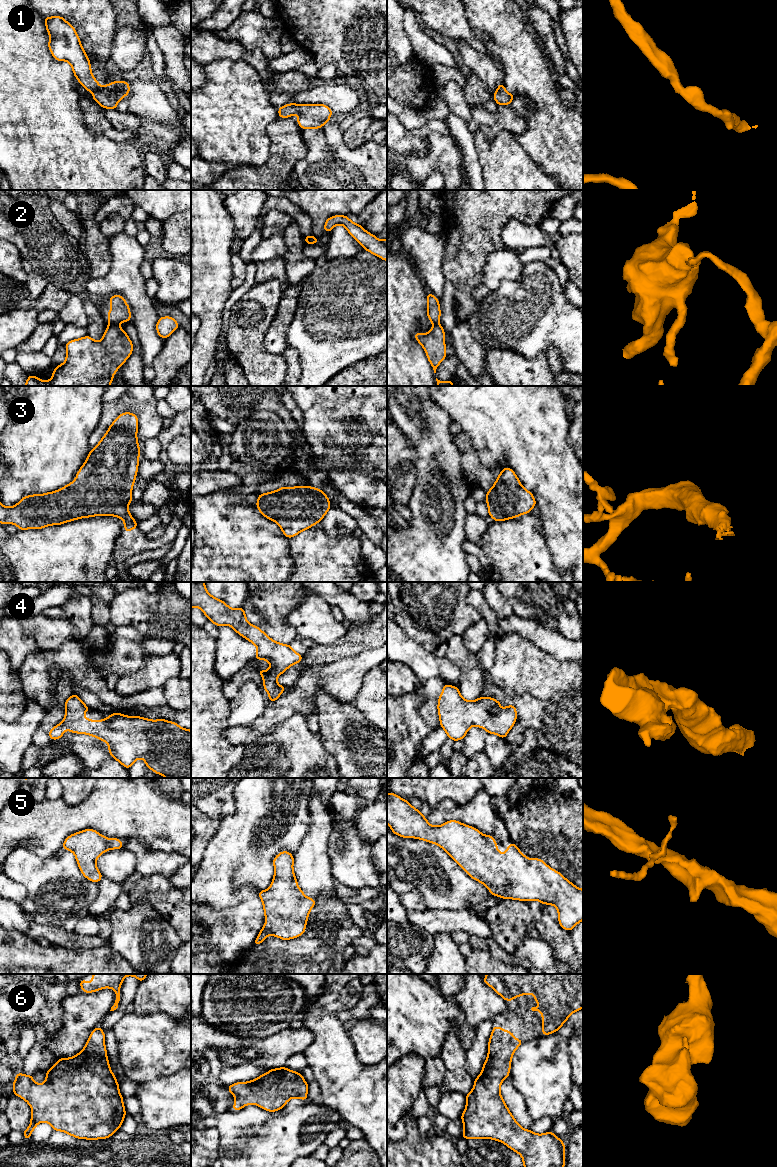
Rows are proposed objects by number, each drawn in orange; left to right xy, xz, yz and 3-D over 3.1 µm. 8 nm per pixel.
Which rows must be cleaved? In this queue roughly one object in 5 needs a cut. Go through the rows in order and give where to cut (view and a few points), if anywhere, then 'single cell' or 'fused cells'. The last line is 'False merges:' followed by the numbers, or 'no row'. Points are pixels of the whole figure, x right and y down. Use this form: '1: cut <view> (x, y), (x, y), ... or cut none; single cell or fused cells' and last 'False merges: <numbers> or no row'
1: cut none; single cell
2: cut xy (110, 324), (116, 325); fused cells
3: cut none; single cell
4: cut none; single cell
5: cut none; single cell
6: cut none; single cell
False merges: 2

